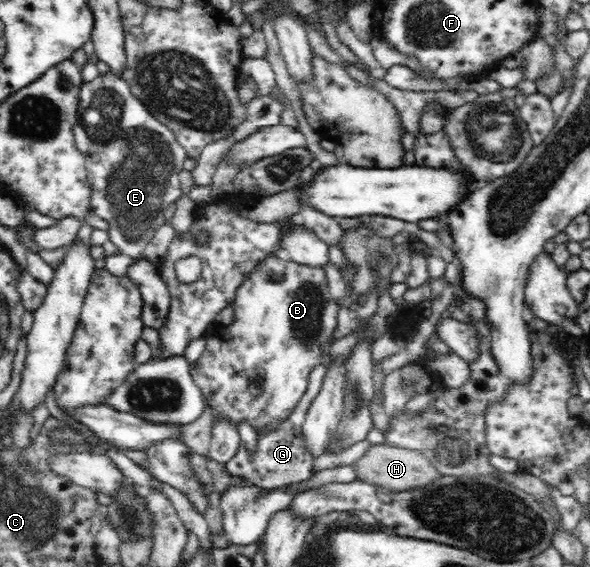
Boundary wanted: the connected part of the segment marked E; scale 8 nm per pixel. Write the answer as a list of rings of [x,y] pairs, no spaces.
[[[112,72],[107,75],[99,76],[93,81],[83,82],[81,84],[78,122],[74,124],[73,132],[76,147],[85,156],[87,179],[91,187],[90,202],[92,211],[110,225],[108,229],[110,240],[118,247],[121,254],[140,258],[142,256],[141,253],[143,253],[145,247],[147,247],[147,243],[153,239],[155,231],[165,223],[165,209],[174,205],[175,201],[184,195],[184,193],[181,193],[181,183],[177,175],[183,171],[183,161],[185,161],[185,158],[188,156],[185,148],[176,141],[175,135],[172,133],[171,129],[165,126],[165,124],[162,124],[152,112],[147,110],[145,104],[141,103],[141,100],[137,98],[136,95],[133,95],[133,92],[129,89],[129,84]]]

